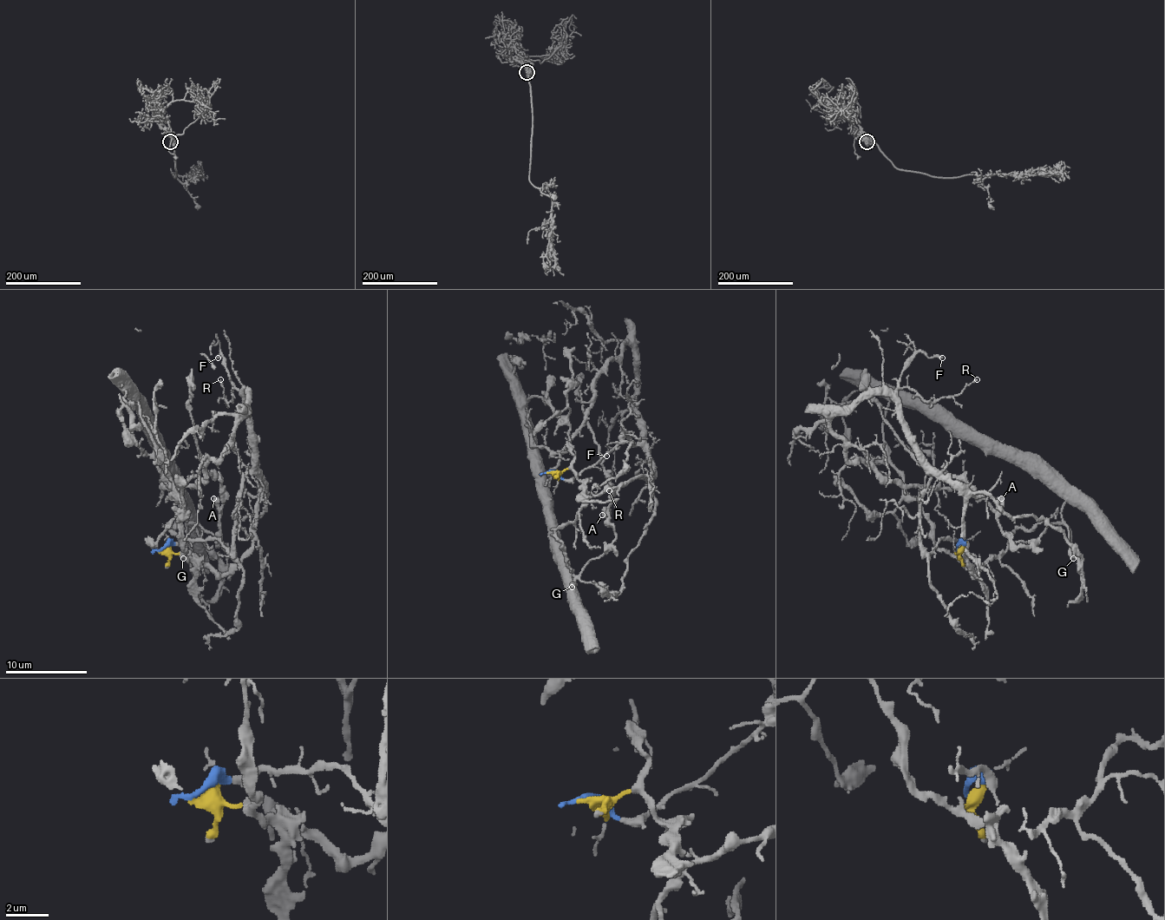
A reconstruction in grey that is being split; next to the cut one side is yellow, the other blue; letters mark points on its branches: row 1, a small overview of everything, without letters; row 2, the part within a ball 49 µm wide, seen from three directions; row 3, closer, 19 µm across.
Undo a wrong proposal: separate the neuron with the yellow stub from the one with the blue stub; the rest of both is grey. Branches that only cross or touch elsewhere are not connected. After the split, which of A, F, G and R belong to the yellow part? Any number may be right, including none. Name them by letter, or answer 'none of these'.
A, G

